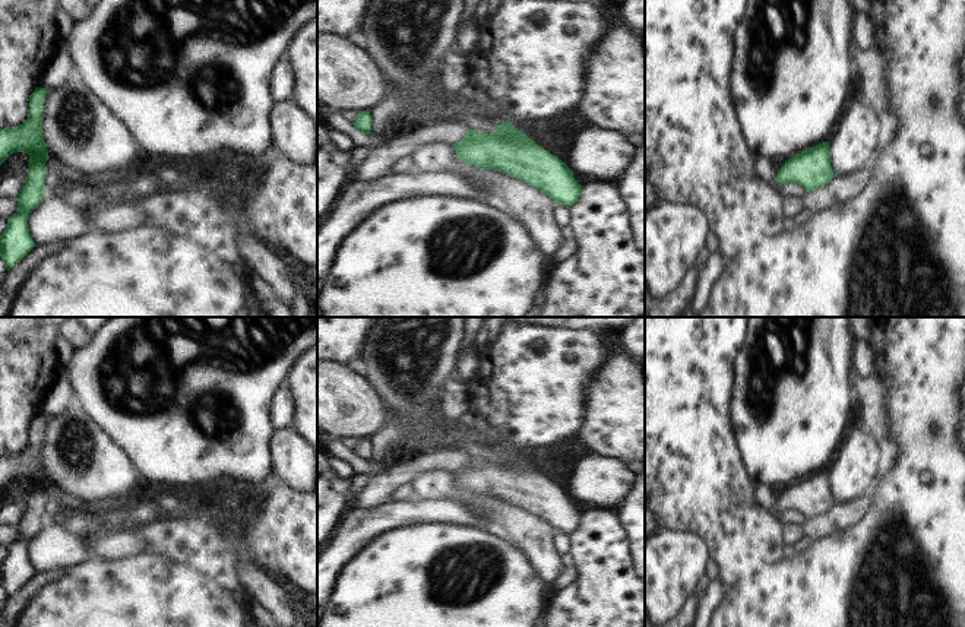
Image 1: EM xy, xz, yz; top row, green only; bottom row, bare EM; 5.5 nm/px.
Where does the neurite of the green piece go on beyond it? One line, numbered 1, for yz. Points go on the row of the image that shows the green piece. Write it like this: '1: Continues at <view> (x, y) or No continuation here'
1: Continues at yz (763, 167).

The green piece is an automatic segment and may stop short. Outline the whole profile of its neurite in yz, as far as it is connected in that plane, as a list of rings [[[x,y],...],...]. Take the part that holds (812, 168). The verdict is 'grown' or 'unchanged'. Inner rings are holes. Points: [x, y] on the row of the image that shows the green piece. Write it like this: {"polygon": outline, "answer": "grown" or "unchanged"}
{"polygon": [[[822,142],[813,148],[797,153],[785,161],[776,172],[768,156],[757,156],[754,171],[759,178],[773,181],[778,186],[797,183],[811,193],[823,189],[835,175],[830,167],[829,142]]], "answer": "grown"}

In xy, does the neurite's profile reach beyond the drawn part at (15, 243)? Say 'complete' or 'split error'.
complete

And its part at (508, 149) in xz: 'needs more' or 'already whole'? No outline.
needs more

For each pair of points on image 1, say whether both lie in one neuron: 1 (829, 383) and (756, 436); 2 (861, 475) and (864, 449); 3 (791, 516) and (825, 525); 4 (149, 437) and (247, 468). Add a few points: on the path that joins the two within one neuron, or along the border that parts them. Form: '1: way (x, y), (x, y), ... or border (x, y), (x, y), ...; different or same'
1: way (812, 385), (774, 421); same
2: way (861, 469), (861, 455); same
3: border (807, 521), (803, 526); different
4: way (174, 437), (198, 461), (222, 461); same

